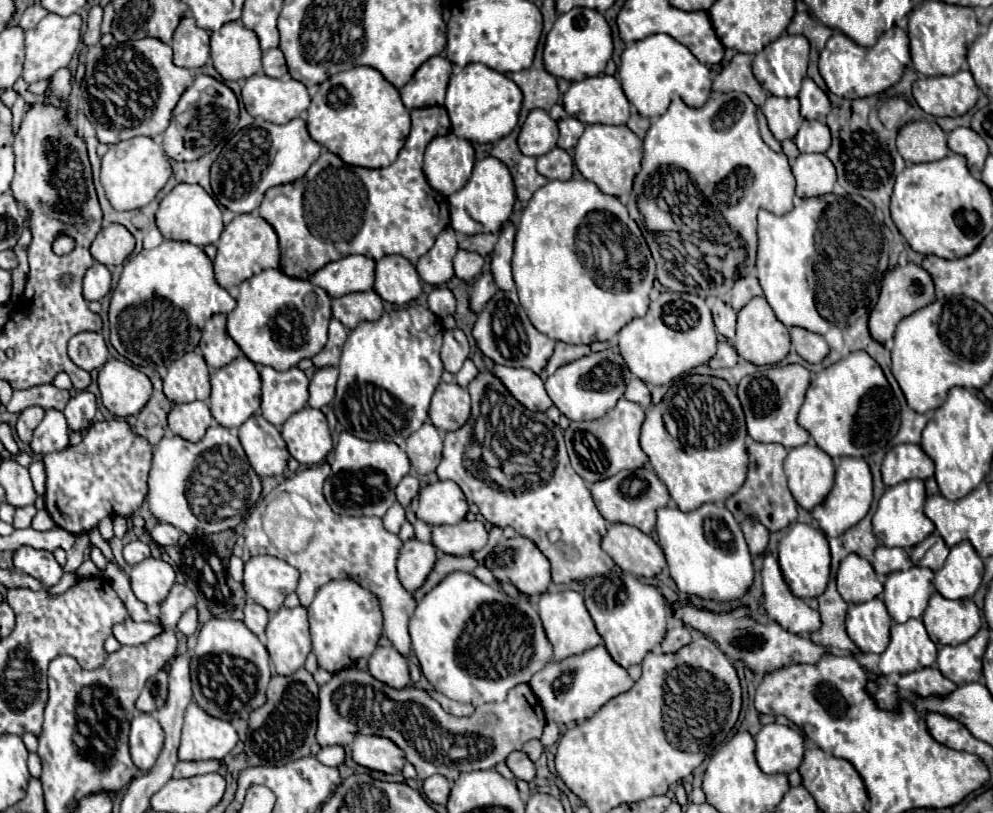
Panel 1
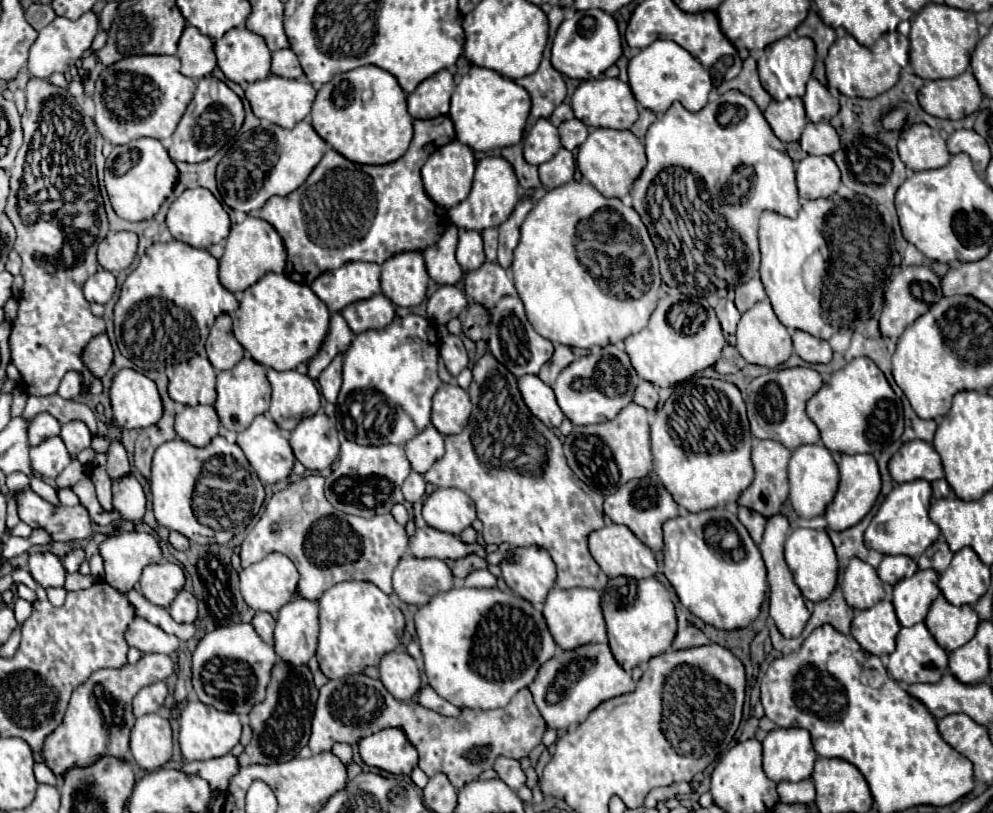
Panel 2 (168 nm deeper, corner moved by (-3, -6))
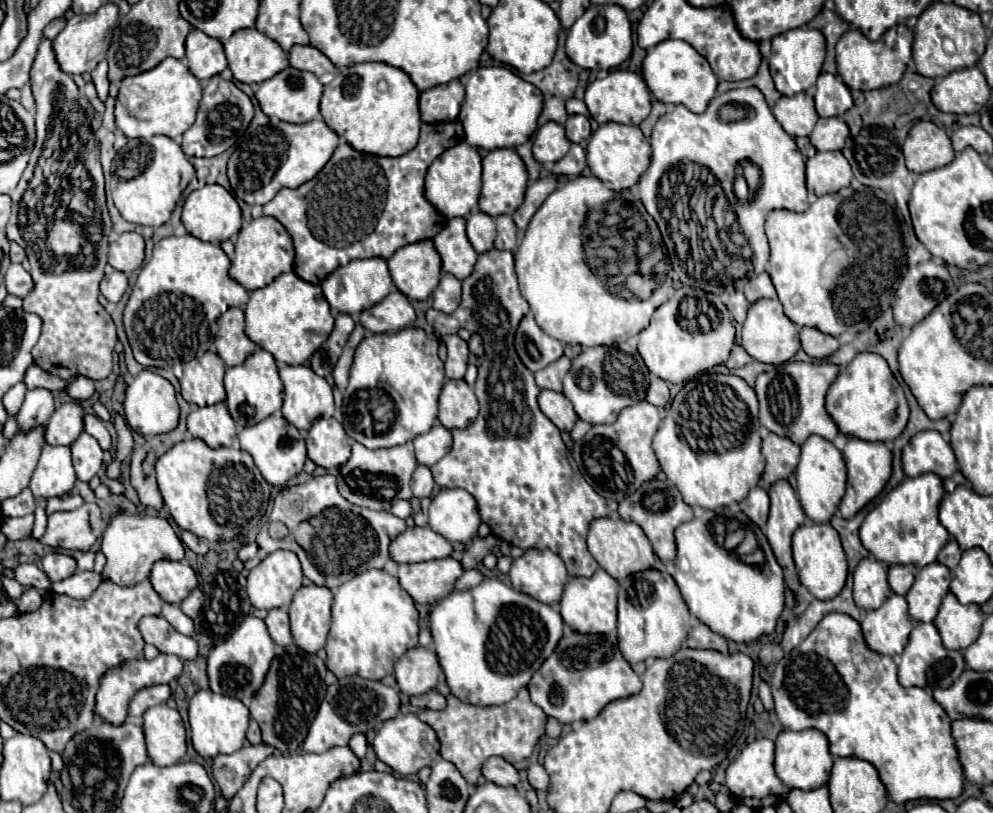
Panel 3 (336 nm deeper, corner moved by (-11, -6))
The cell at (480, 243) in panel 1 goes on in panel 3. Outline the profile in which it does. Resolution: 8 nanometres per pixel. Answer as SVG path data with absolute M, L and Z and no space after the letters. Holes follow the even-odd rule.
M502 214L498 218L494 218L496 222L496 242L494 242L494 248L498 250L514 250L516 244L518 244L518 228L514 226L514 220L510 214Z

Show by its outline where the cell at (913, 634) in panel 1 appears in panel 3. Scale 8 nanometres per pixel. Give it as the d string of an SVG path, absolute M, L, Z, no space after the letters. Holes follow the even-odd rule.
M918 622L916 628L912 630L912 634L910 634L908 646L904 648L904 652L900 656L898 682L902 686L918 686L918 688L938 688L938 686L942 686L942 688L946 688L946 686L952 686L960 678L964 668L966 668L964 656L956 650L944 648L936 626Z

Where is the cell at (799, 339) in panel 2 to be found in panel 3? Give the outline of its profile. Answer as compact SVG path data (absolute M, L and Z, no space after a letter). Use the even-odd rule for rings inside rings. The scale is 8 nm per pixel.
M802 328L800 330L800 342L802 342L802 350L816 360L824 360L828 358L832 352L838 350L838 340L830 334L822 334L816 328Z

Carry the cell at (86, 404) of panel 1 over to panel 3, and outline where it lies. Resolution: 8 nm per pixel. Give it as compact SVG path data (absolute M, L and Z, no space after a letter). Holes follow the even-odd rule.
M82 432L80 438L72 444L72 458L76 478L82 482L90 482L102 468L102 448L90 434Z

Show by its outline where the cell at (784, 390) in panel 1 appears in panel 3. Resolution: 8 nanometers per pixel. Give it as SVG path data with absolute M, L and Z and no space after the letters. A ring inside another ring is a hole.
M784 362L770 372L756 378L756 396L760 402L760 422L770 432L786 436L796 444L804 444L808 436L818 434L826 440L834 440L840 432L830 414L826 412L826 390L838 376L838 366L830 362Z

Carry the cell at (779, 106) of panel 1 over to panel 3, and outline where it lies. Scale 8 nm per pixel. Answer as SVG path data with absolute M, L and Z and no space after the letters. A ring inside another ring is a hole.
M810 92L794 94L794 96L780 96L776 106L772 108L774 118L790 136L808 136L818 120L814 110L814 98Z

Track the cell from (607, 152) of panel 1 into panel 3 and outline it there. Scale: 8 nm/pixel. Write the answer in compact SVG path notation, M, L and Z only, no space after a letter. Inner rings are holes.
M606 122L598 126L598 130L590 136L590 142L586 146L586 158L596 178L606 182L606 186L610 186L612 190L624 190L624 188L632 188L640 180L640 176L648 170L650 142L638 126Z

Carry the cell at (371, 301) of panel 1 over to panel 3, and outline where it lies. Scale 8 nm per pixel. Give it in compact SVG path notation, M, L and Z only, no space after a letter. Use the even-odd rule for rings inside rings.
M390 292L382 302L360 314L360 324L370 332L394 334L408 328L416 320L416 312L410 300L400 292Z

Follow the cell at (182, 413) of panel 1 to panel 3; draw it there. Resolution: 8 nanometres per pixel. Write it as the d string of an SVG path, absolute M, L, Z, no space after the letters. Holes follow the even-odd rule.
M218 402L214 406L192 408L188 416L188 432L194 438L204 440L210 448L220 448L220 446L232 446L236 426L226 404Z

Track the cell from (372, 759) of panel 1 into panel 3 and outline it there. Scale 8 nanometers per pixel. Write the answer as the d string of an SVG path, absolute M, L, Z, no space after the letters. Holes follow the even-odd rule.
M412 712L398 714L398 716L386 720L382 724L382 728L378 730L372 746L374 746L376 756L384 764L388 764L396 774L402 774L402 776L416 774L420 768L430 766L434 760L438 760L438 750L440 750L440 742L438 742L438 736L434 734L434 728L428 726L426 722L422 722Z

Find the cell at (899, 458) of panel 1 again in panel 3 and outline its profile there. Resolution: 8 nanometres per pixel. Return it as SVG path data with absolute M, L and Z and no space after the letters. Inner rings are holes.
M936 430L918 432L902 450L902 466L906 476L920 476L934 472L948 478L958 470L954 450Z

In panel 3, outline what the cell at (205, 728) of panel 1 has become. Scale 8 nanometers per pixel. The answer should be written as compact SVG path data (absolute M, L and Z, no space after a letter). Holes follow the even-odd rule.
M198 690L188 704L188 720L190 738L198 754L204 758L214 758L218 754L232 754L242 748L246 740L250 712L238 698L226 698L222 694L214 694L212 690Z

